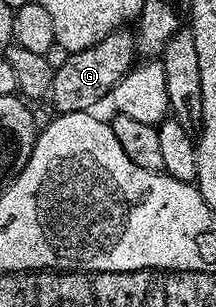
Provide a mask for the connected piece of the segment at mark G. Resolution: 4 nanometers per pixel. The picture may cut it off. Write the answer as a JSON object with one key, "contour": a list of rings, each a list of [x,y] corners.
{"contour":[[[127,27],[105,35],[105,39],[101,39],[93,47],[68,53],[67,61],[61,63],[61,67],[53,75],[49,94],[50,108],[56,114],[86,113],[94,110],[98,101],[106,102],[110,98],[113,87],[117,87],[117,83],[133,68],[136,61],[135,33]]]}

